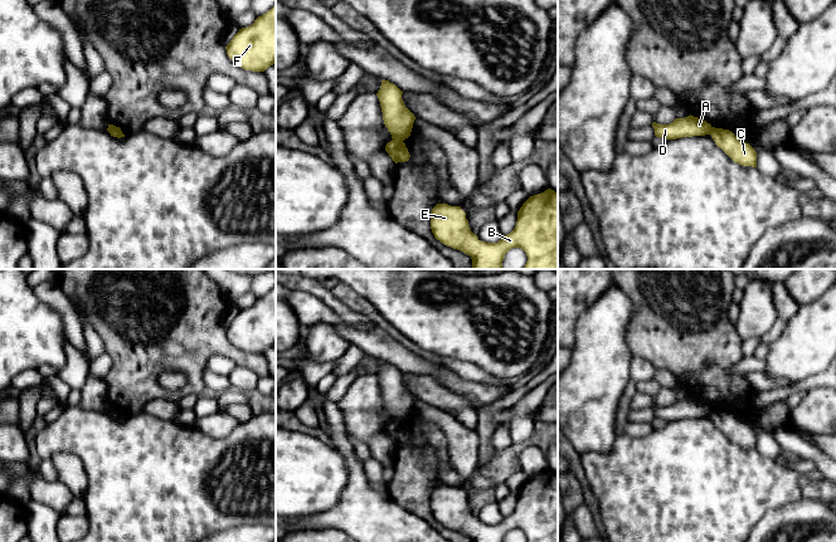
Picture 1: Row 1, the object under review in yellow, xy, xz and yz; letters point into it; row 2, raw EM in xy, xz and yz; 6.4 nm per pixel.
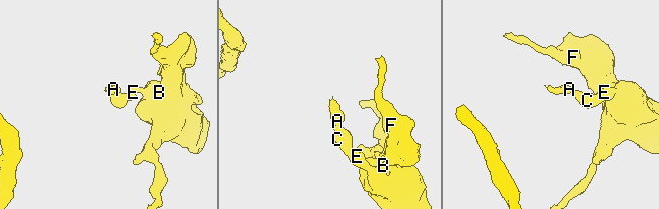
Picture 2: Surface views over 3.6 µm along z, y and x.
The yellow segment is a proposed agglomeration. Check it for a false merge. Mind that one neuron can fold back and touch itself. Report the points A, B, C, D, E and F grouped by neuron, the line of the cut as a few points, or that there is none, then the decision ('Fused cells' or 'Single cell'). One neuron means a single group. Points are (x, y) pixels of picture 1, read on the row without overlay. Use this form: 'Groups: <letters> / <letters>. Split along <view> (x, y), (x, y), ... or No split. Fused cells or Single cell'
Groups: A D / B C E F. Split along xz (393, 420), (402, 423). Fused cells

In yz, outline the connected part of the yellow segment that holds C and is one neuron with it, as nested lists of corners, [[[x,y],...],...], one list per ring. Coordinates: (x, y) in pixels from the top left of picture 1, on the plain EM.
[[[715,410],[710,412],[710,418],[734,444],[742,448],[757,449],[757,434],[747,424],[739,421],[732,412]]]

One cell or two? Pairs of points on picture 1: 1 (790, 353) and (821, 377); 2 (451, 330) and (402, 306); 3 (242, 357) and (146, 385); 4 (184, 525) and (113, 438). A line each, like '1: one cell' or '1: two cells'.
1: two cells
2: one cell
3: one cell
4: one cell

